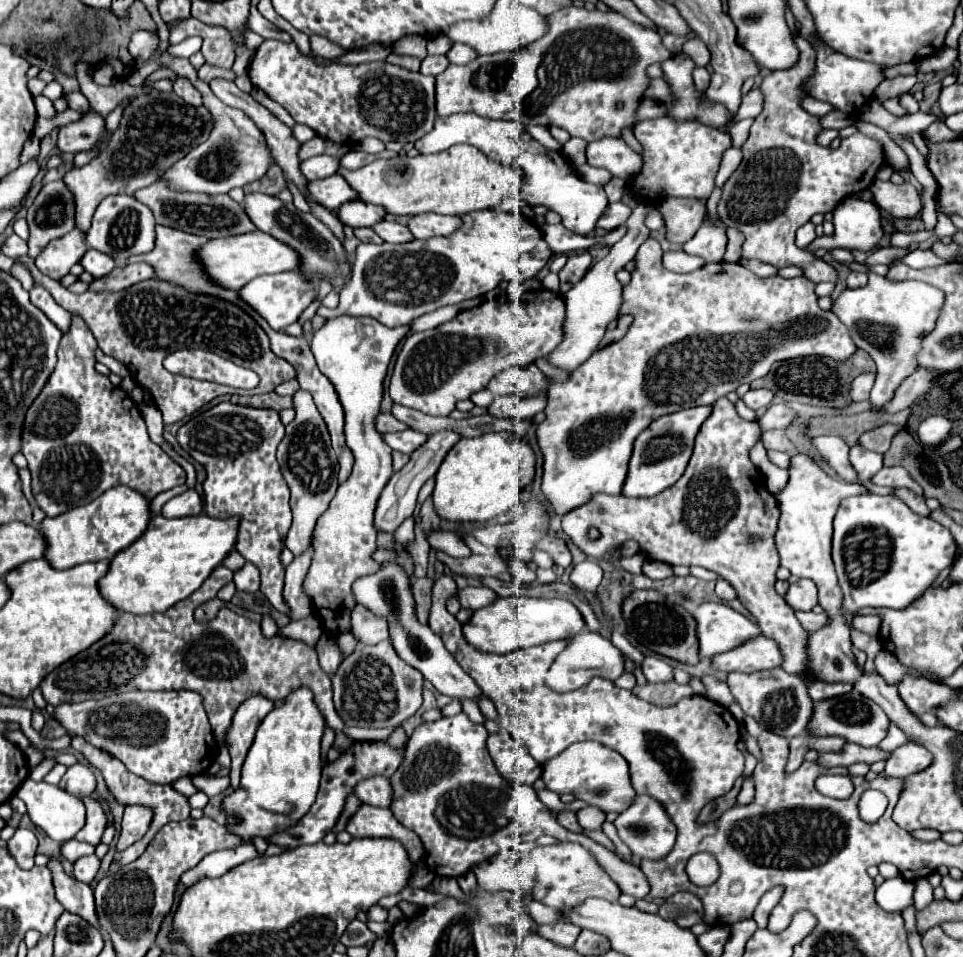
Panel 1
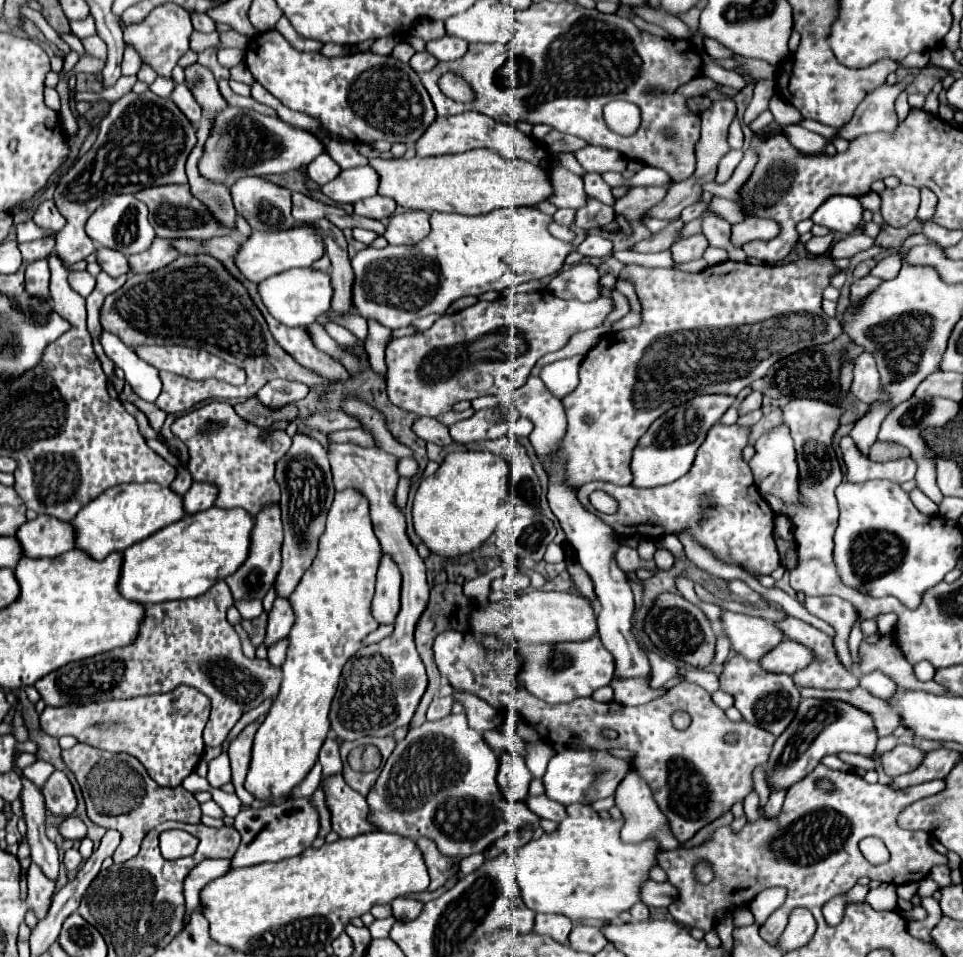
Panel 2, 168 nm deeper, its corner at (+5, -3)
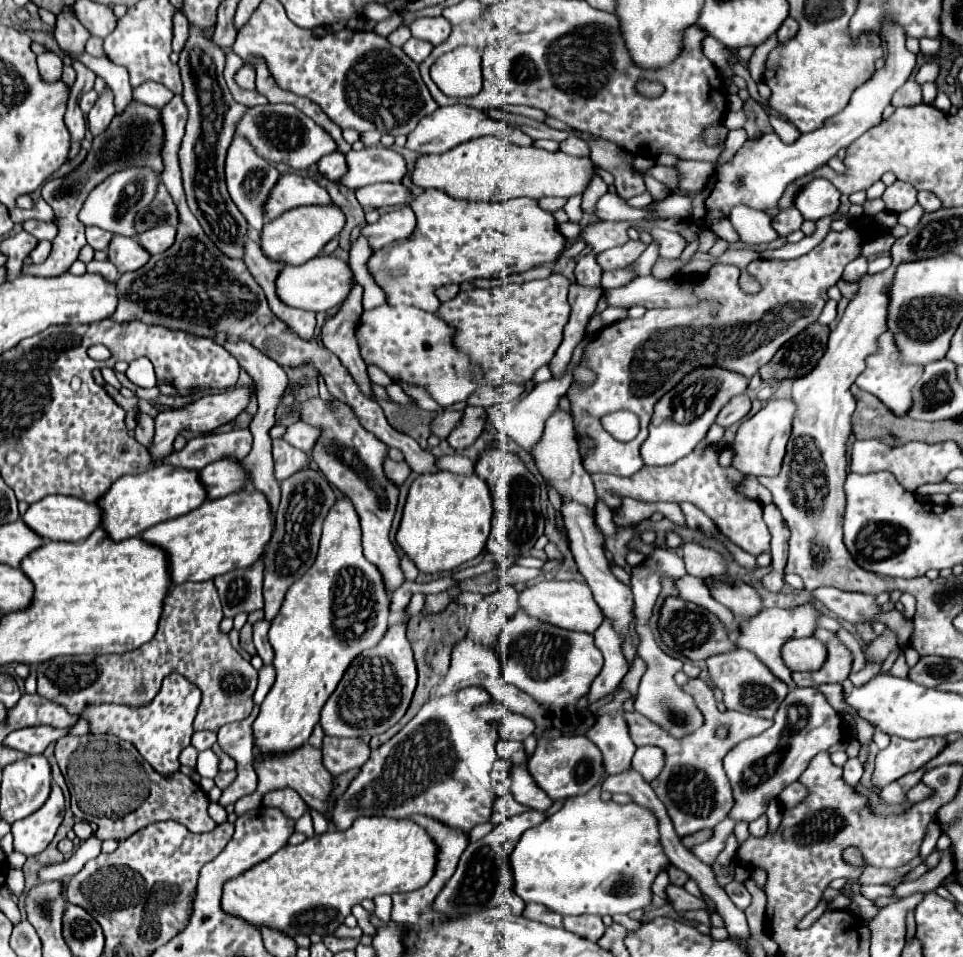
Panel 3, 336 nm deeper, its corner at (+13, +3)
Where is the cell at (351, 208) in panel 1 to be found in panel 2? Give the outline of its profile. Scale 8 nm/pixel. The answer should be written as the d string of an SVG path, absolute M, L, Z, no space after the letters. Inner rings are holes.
M373 195L373 197L367 197L367 199L357 201L353 207L355 207L355 213L357 215L365 215L365 217L371 217L371 219L379 219L381 221L381 219L391 217L397 205L389 197Z

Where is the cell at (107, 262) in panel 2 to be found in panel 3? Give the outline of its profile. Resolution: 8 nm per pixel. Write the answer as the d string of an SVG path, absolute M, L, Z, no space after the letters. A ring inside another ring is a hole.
M113 237L107 247L107 259L117 267L119 273L137 271L149 261L149 253L129 237Z

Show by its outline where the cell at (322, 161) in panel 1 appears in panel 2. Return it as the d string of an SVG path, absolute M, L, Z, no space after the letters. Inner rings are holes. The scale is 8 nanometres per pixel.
M323 153L321 157L317 157L317 161L313 161L313 163L307 167L307 173L309 173L309 177L311 177L317 185L325 185L325 183L333 181L333 179L341 173L341 167L339 167L327 153Z

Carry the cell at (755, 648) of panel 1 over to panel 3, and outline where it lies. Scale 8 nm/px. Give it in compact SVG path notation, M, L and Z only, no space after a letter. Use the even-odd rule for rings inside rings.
M813 637L789 639L789 643L783 647L781 657L791 671L815 671L825 663L827 649Z

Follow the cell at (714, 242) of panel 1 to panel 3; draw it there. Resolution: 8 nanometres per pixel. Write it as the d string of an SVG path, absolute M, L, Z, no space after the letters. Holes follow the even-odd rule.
M651 229L651 235L659 243L659 255L661 257L677 259L677 257L681 257L683 249L687 247L687 239L681 237L679 233L663 231L663 229Z

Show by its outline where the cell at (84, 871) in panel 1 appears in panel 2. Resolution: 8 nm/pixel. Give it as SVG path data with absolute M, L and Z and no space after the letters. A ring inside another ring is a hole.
M75 847L67 849L67 851L65 851L65 855L63 855L63 865L67 867L67 871L77 869L77 867L81 865L81 861L83 861L83 857L81 857L79 849L75 849Z

